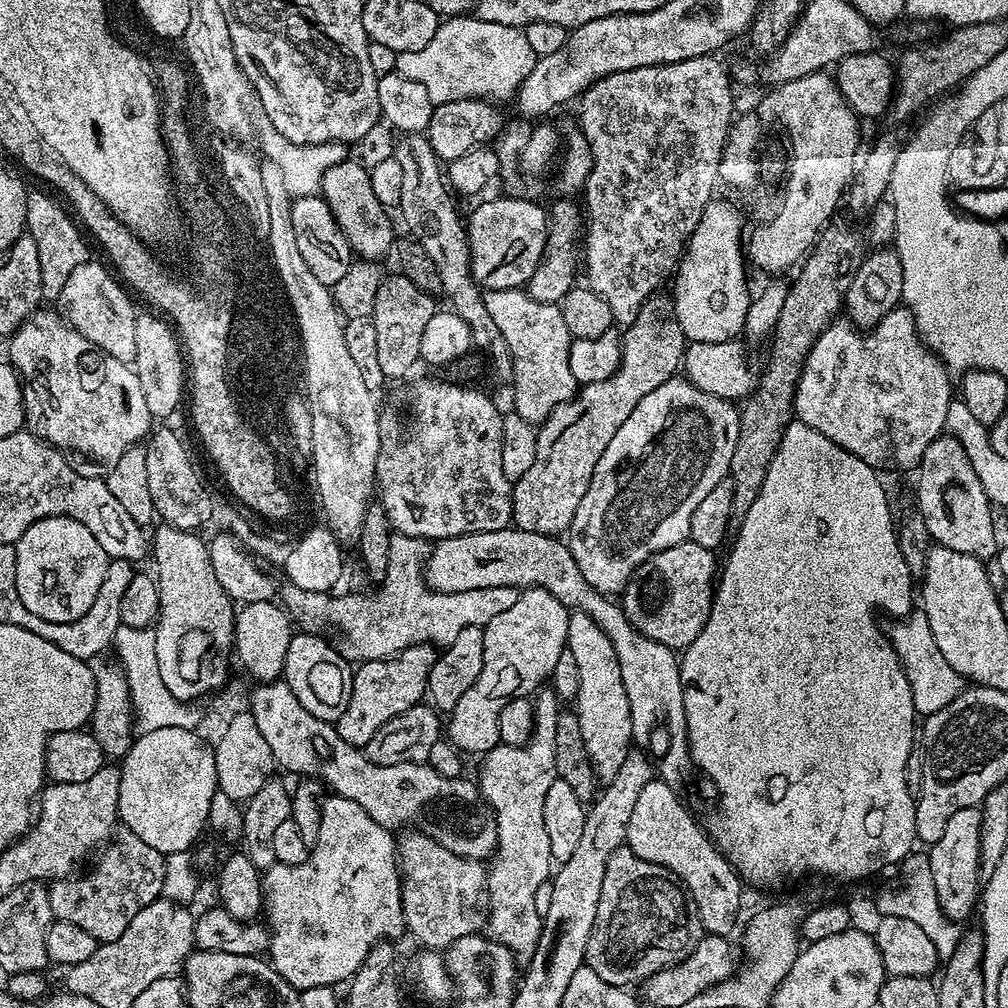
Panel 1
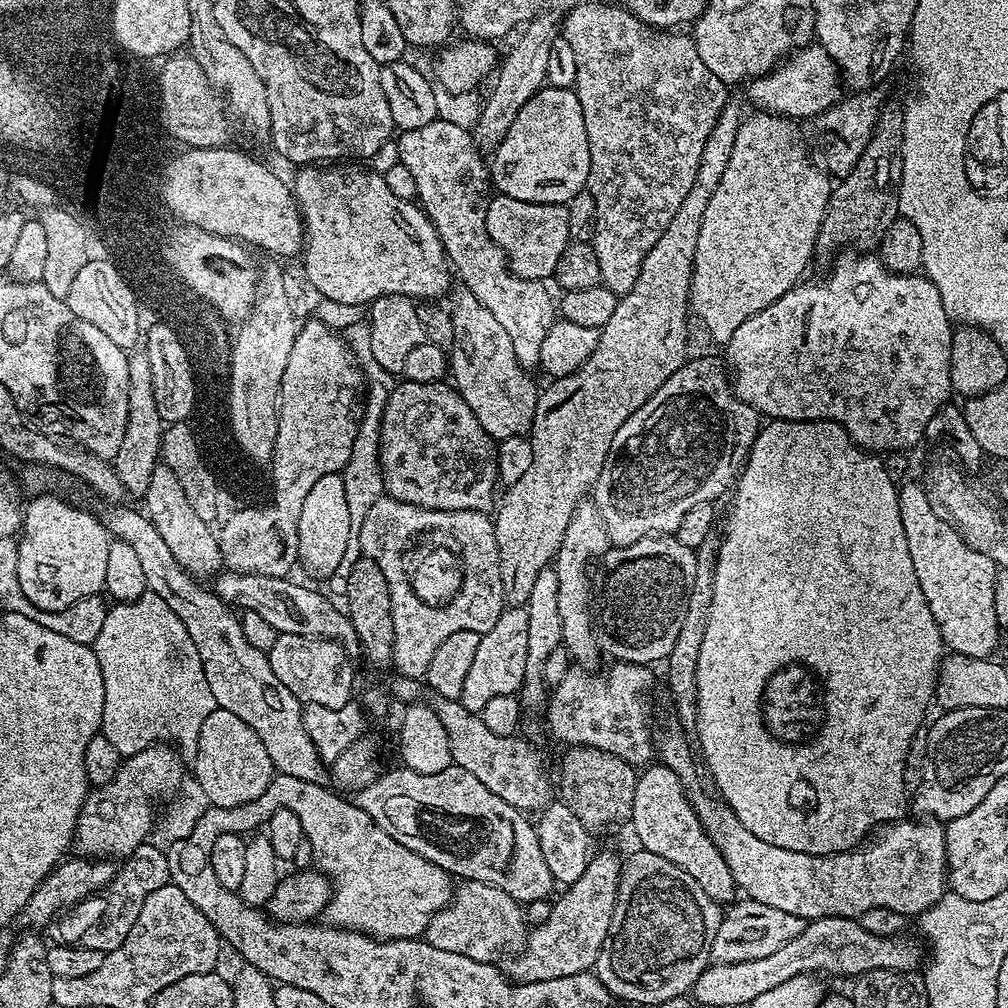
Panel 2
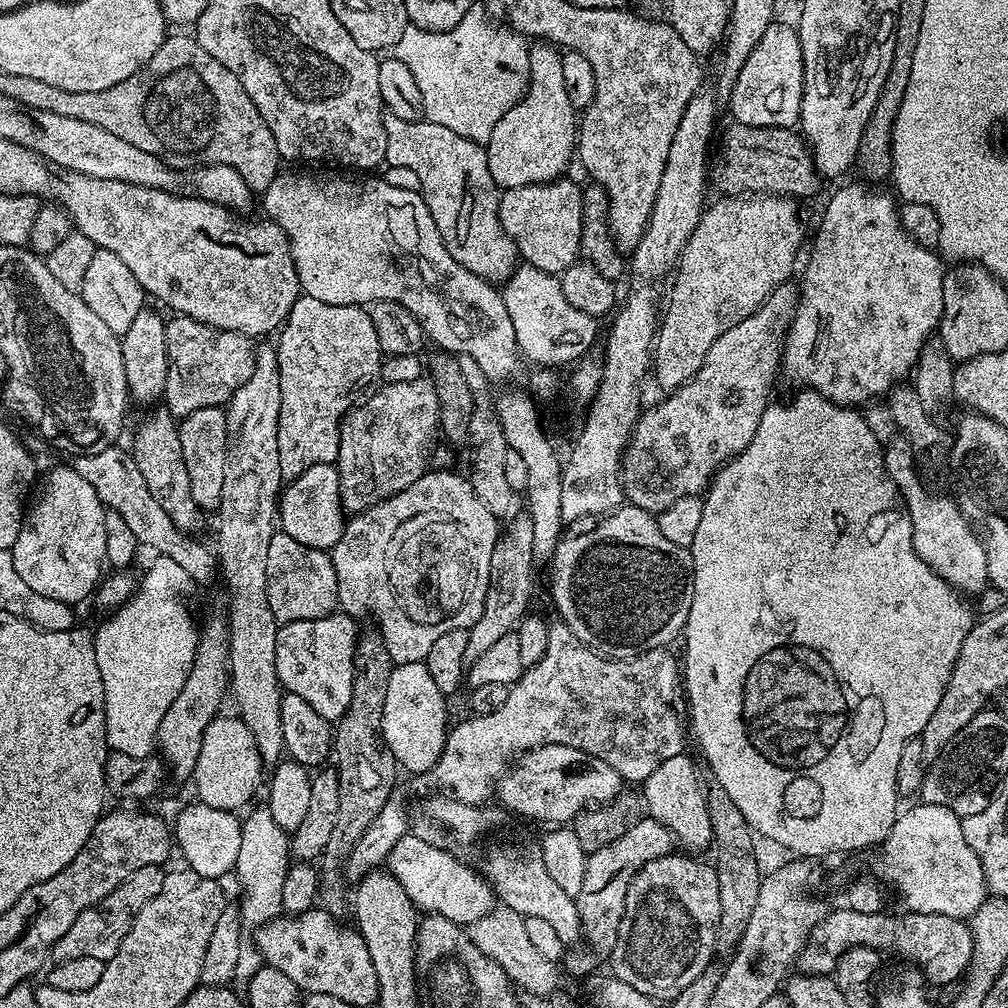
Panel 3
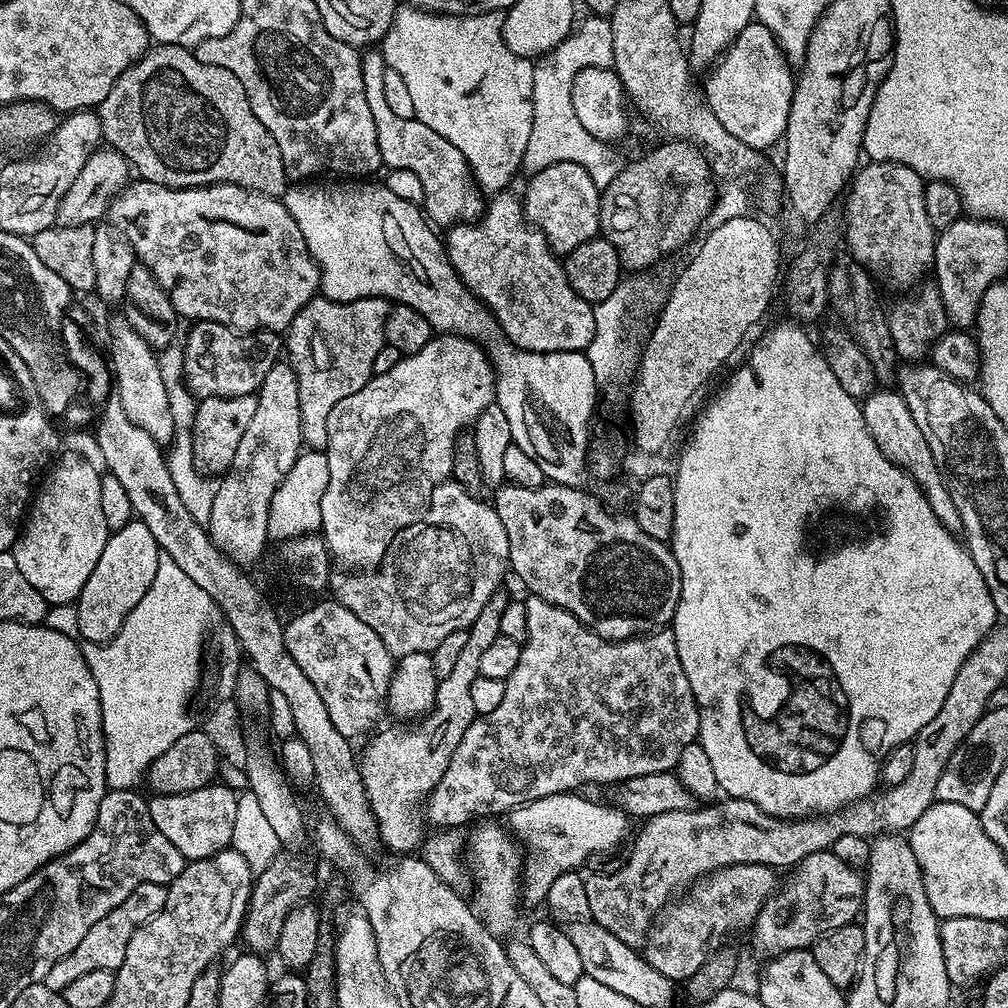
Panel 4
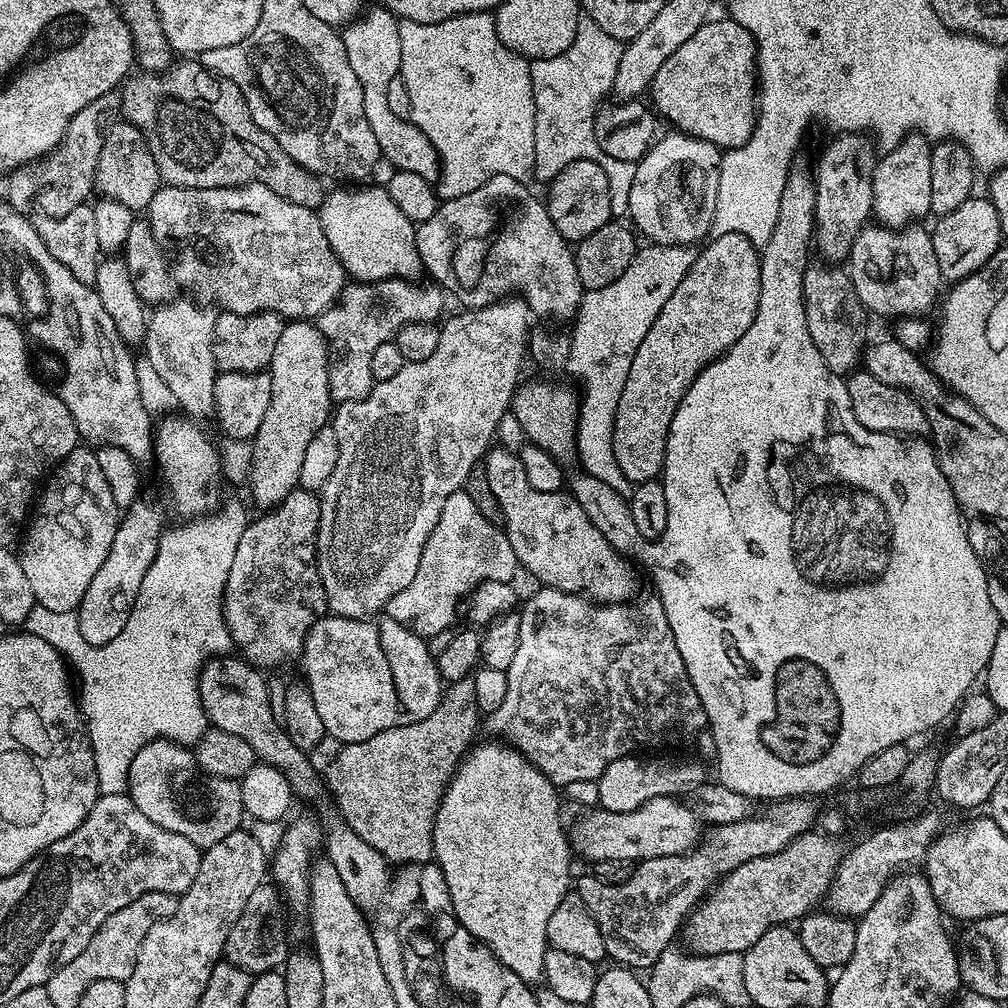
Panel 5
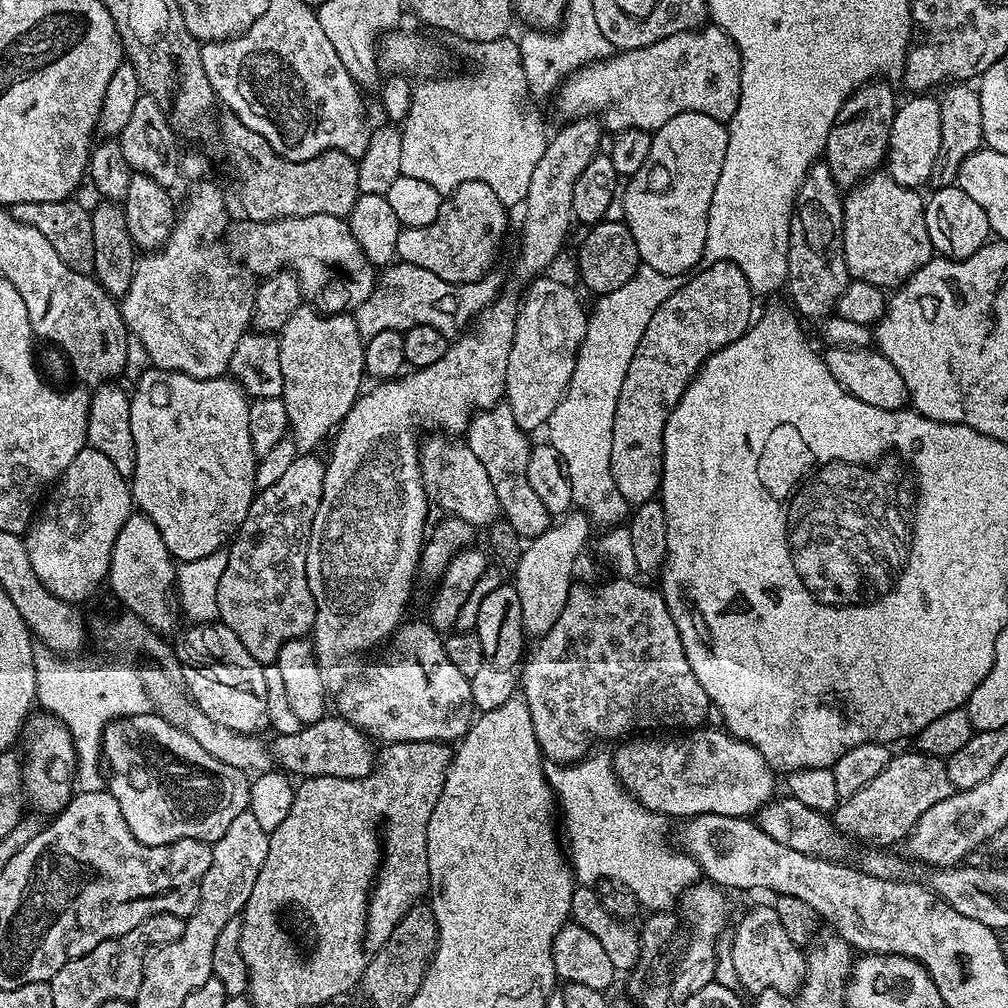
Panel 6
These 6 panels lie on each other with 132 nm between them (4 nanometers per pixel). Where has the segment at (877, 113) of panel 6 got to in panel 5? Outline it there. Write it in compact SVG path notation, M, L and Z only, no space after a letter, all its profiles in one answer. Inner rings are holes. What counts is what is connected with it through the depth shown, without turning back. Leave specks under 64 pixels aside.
M844 132L837 136L840 137L825 146L816 164L816 172L814 168L814 244L820 247L821 254L825 256L823 259L828 262L847 261L854 246L854 238L858 238L858 234L869 223L872 216L872 179L878 159L877 149L867 135Z

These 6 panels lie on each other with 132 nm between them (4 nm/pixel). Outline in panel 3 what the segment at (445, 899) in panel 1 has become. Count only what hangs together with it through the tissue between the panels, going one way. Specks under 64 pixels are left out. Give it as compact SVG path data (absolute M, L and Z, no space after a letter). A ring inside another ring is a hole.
M493 906L478 922L470 925L470 935L474 946L486 954L498 966L502 966L509 980L519 989L525 988L532 996L551 996L560 984L560 972L553 961L543 957L526 934L526 922L514 910L503 906Z

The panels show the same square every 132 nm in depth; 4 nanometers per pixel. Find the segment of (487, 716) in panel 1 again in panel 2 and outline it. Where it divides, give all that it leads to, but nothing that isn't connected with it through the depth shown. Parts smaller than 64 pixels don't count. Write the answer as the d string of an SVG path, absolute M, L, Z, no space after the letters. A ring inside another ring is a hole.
M508 606L490 630L481 635L478 651L474 654L474 663L466 673L466 682L462 685L459 702L466 710L479 714L482 706L498 694L519 693L520 684L526 674L526 646L530 635L530 618L527 607Z

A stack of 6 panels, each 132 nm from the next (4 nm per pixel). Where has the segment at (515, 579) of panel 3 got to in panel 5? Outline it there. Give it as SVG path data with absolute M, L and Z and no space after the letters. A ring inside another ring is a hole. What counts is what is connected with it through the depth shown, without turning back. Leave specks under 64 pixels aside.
M467 678L448 684L438 706L434 706L434 712L422 718L422 722L382 730L382 734L374 734L374 738L366 738L366 742L343 745L339 749L341 752L328 764L328 780L326 776L326 788L336 799L339 819L352 828L362 842L374 846L378 854L385 856L389 865L429 863L433 859L432 831L440 799L444 797L444 790L452 780L456 767L473 743L472 735L479 720L481 723L482 713L474 698L474 682Z

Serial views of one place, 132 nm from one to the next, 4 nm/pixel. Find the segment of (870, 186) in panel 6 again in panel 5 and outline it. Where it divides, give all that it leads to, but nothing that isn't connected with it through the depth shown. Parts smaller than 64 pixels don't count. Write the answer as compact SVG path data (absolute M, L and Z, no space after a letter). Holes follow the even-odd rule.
M872 222L862 229L858 238L854 238L854 246L846 261L846 271L852 279L858 298L869 313L877 312L880 316L892 316L891 318L920 318L928 314L924 312L930 311L935 304L937 307L942 296L938 257L934 255L931 231L927 227L920 227L924 226L916 222L909 224L907 228L886 228L879 222Z

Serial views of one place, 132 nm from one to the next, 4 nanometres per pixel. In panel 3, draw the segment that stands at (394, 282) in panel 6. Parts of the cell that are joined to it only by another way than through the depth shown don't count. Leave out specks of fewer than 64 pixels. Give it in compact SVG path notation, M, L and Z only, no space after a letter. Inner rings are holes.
M301 294L294 302L290 314L278 329L279 336L280 341L274 344L280 375L278 466L281 477L289 482L318 463L335 465L340 423L356 407L361 397L380 380L382 353L378 346L378 334L374 331L372 314L367 307L359 304L330 305L305 294Z

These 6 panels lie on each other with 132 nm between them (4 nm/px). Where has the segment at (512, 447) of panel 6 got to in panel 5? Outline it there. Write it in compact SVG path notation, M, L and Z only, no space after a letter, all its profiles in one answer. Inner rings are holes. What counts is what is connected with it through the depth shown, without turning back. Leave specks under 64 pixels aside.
M503 446L489 447L482 461L482 469L504 515L502 527L508 534L510 546L514 546L516 563L523 571L525 568L545 588L574 592L598 604L622 604L631 597L628 595L636 588L636 572L631 562L604 537L605 533L596 528L594 522L590 522L590 518L586 518L582 506L578 506L567 491L534 490L534 486L526 482L519 455Z

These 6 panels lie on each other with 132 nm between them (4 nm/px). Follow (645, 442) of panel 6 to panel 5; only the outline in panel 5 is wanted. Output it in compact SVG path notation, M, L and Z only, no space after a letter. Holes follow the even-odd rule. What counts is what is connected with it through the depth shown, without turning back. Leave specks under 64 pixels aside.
M731 232L712 236L704 246L697 254L696 261L689 266L688 273L680 276L678 290L670 294L658 318L654 318L650 330L646 330L646 338L642 338L642 346L638 346L634 362L630 362L630 374L626 374L622 398L618 398L612 435L614 458L618 458L618 470L622 470L622 474L626 474L634 486L655 480L663 473L666 442L674 410L678 410L686 390L697 374L712 360L717 360L730 346L734 346L734 342L738 342L746 330L750 330L750 322L754 322L754 314L758 310L760 252L757 245L750 243L742 234Z

